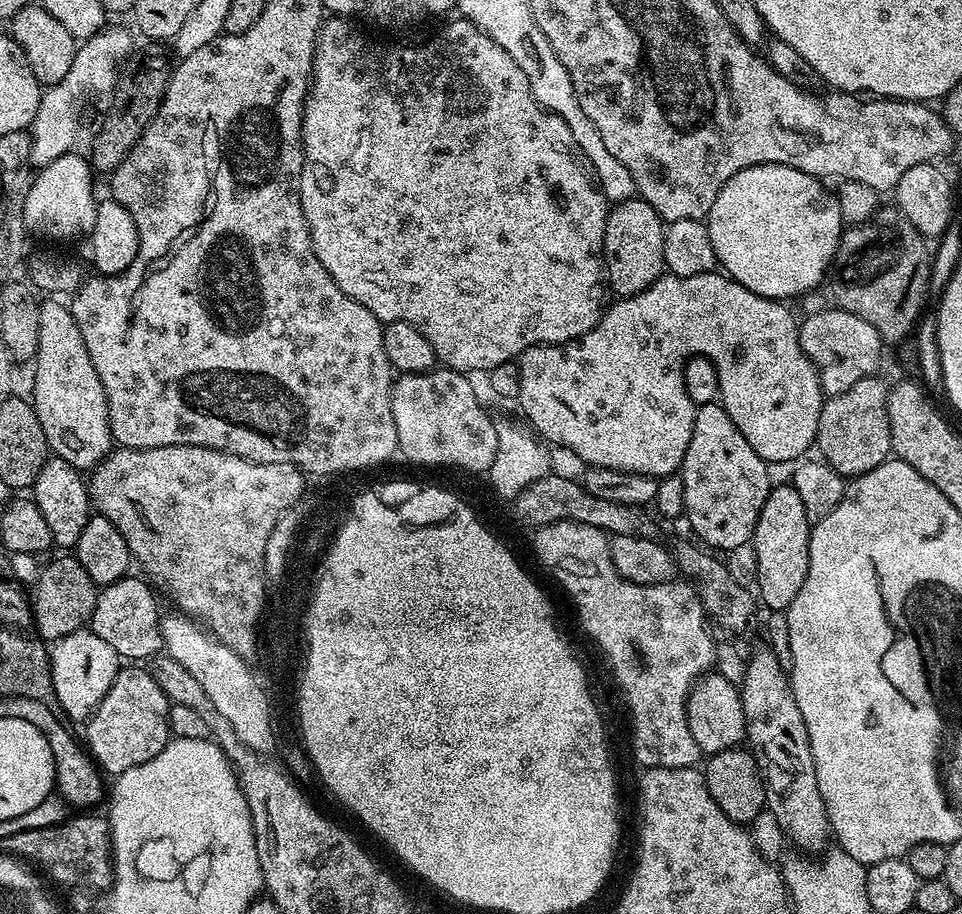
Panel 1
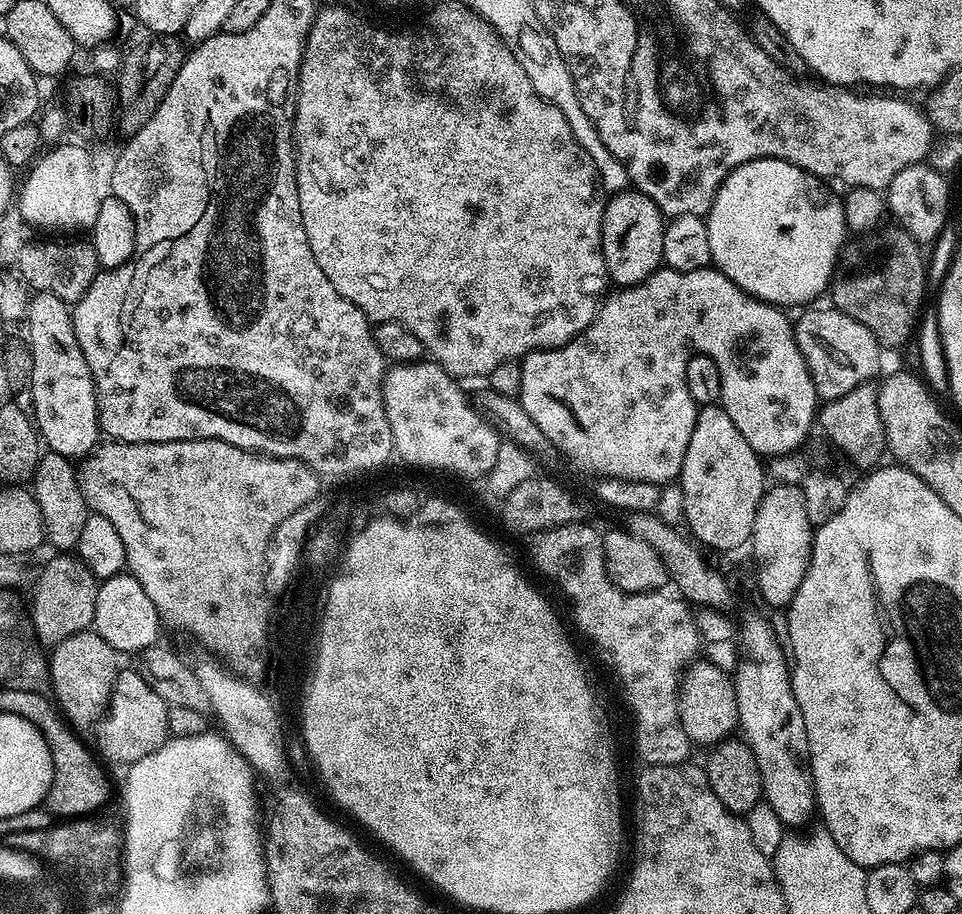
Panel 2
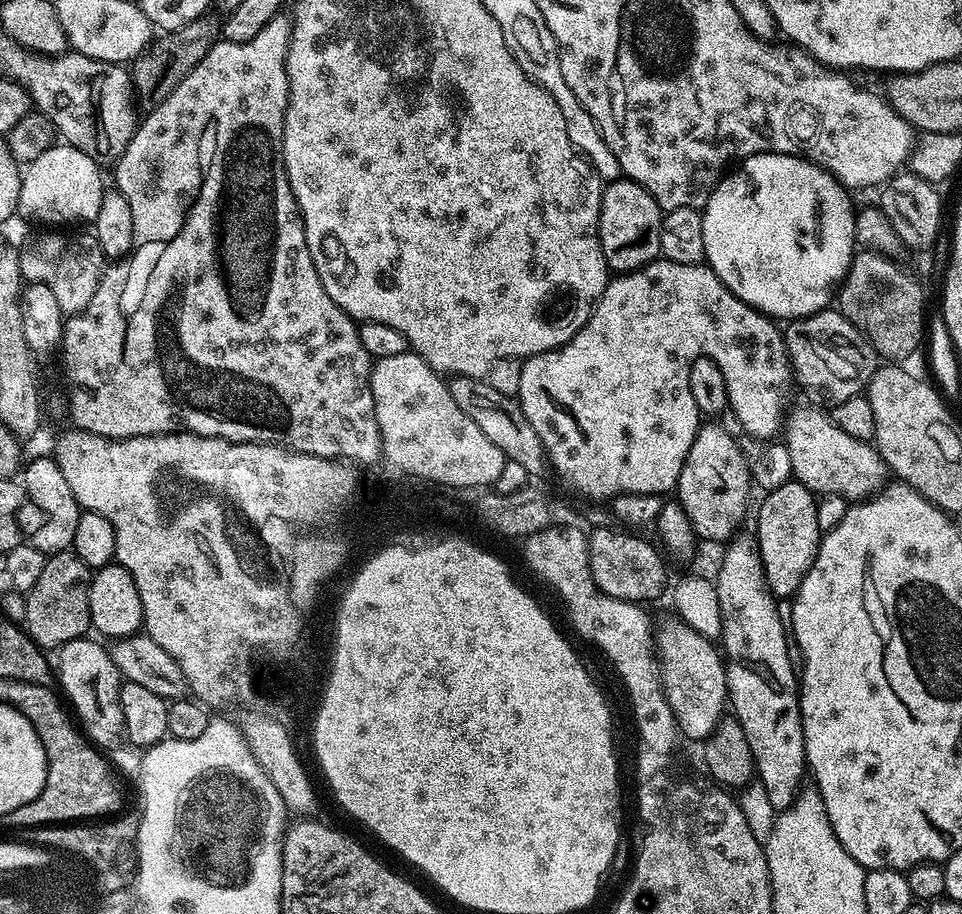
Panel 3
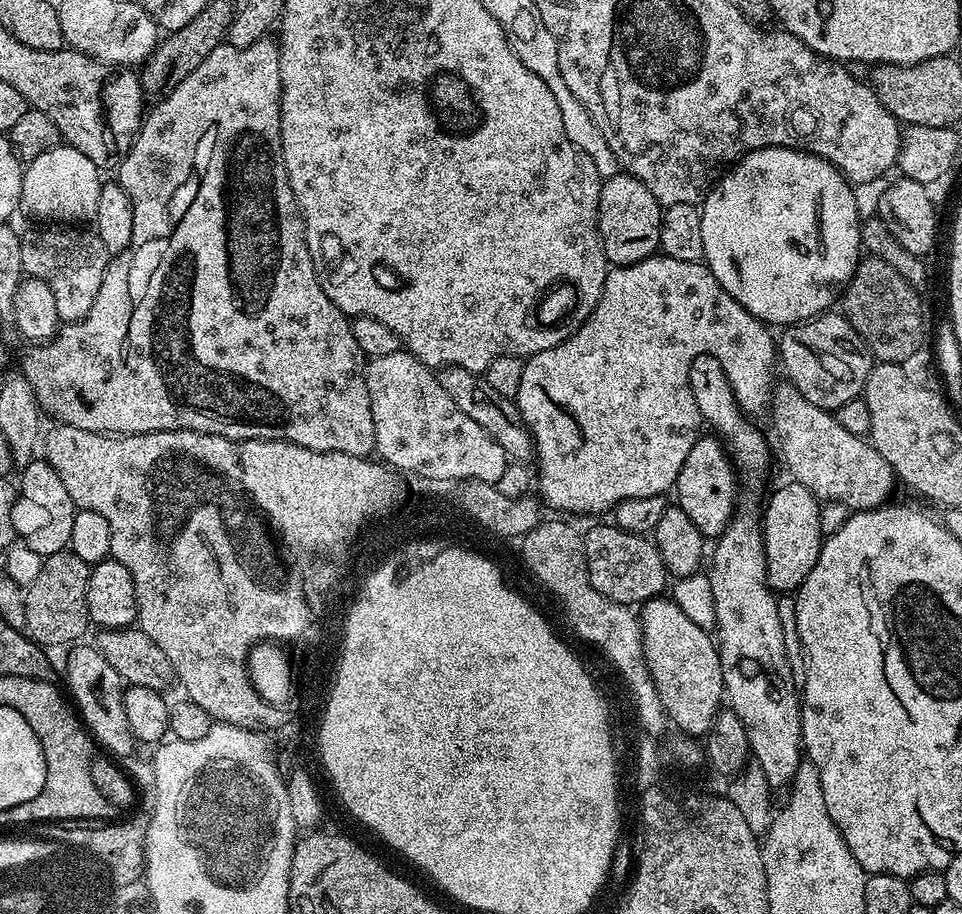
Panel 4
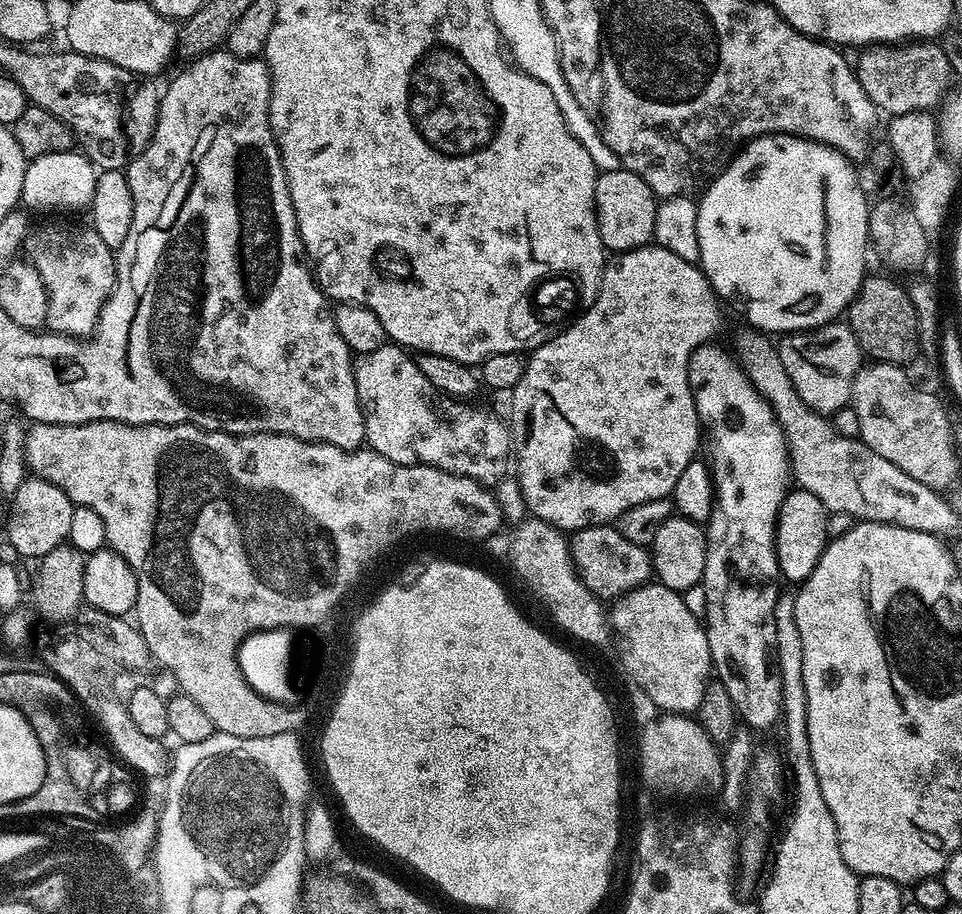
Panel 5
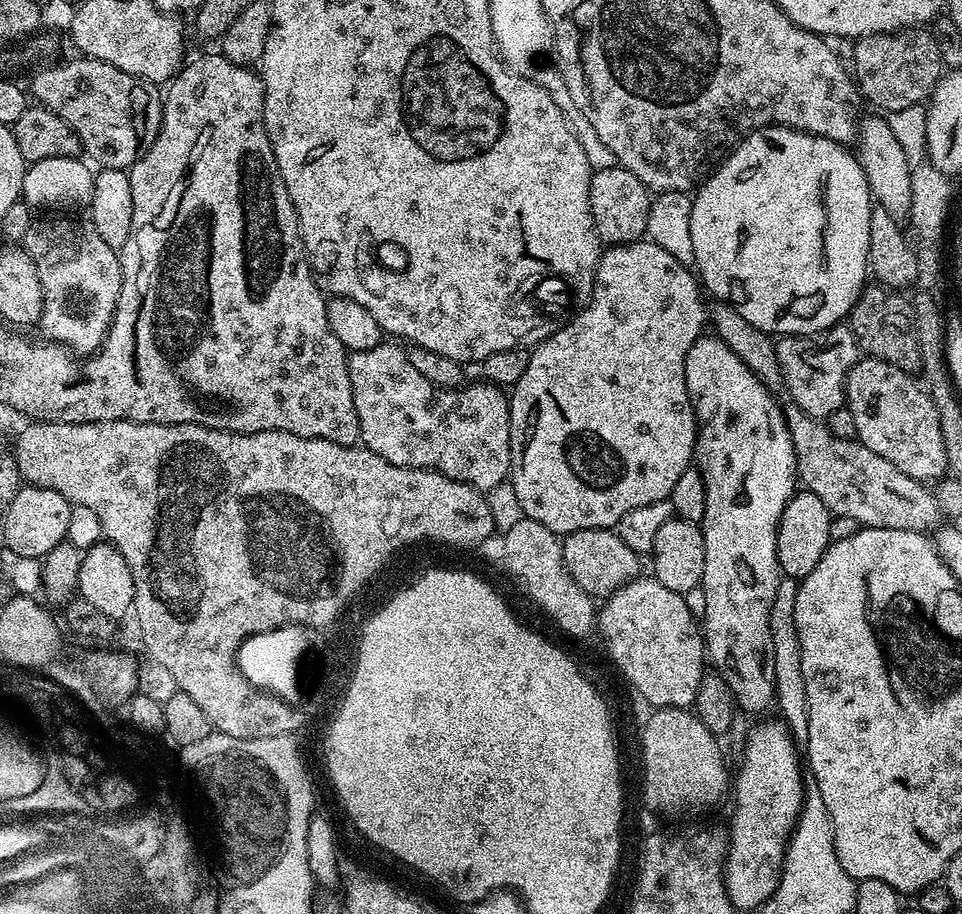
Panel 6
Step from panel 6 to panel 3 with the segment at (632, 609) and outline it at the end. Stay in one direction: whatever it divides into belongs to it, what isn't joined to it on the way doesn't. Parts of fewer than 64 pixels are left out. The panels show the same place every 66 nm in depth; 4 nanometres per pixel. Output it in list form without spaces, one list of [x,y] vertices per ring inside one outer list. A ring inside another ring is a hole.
[[[676,622],[661,636],[659,633],[658,656],[661,675],[666,678],[670,710],[677,720],[681,735],[685,740],[707,740],[708,735],[725,719],[730,704],[728,669],[721,649],[687,624]]]

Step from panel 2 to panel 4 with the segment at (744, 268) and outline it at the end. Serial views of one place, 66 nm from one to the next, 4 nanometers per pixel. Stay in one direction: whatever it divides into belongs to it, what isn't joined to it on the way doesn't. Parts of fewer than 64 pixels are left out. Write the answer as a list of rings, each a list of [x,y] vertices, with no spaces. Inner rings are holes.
[[[759,148],[746,156],[741,156],[731,170],[725,171],[716,181],[715,188],[709,192],[702,205],[700,217],[702,218],[702,246],[704,247],[704,260],[708,269],[718,278],[721,284],[741,306],[750,314],[764,321],[769,326],[791,326],[799,324],[802,320],[811,320],[829,311],[832,303],[837,303],[838,297],[847,288],[850,278],[856,272],[856,265],[862,259],[862,245],[860,242],[860,226],[862,215],[856,205],[856,196],[853,185],[830,162],[821,156],[812,156],[808,152],[801,152],[799,148]]]

